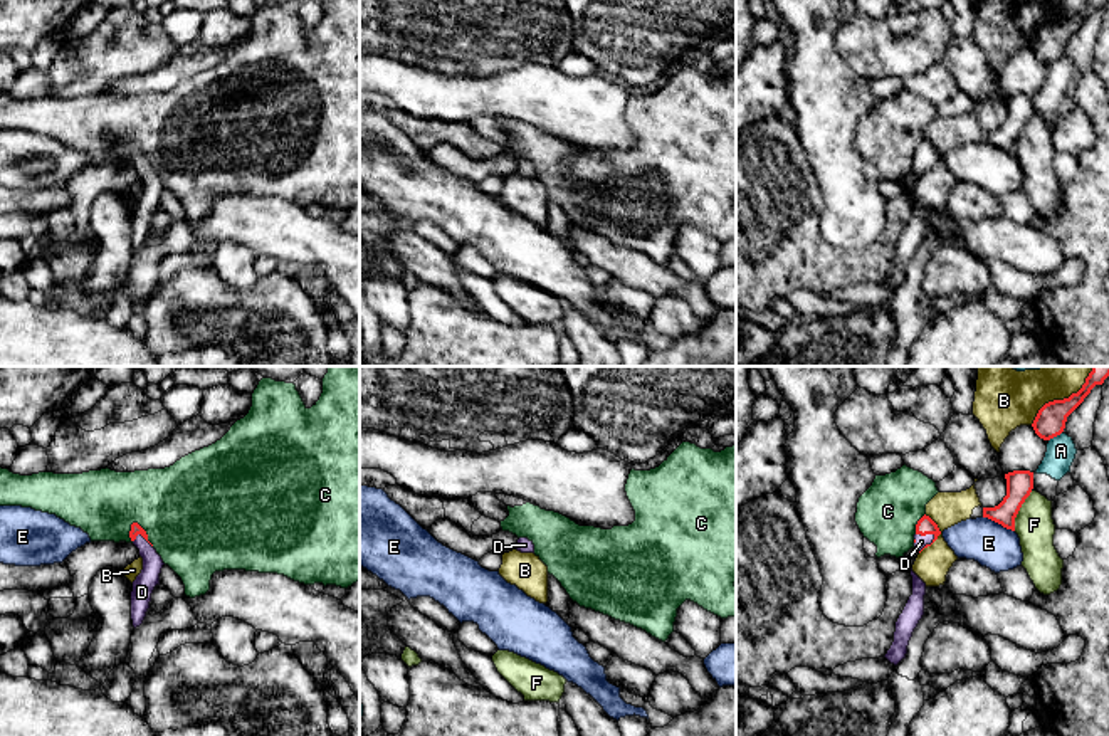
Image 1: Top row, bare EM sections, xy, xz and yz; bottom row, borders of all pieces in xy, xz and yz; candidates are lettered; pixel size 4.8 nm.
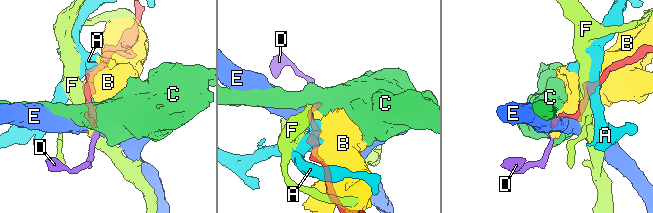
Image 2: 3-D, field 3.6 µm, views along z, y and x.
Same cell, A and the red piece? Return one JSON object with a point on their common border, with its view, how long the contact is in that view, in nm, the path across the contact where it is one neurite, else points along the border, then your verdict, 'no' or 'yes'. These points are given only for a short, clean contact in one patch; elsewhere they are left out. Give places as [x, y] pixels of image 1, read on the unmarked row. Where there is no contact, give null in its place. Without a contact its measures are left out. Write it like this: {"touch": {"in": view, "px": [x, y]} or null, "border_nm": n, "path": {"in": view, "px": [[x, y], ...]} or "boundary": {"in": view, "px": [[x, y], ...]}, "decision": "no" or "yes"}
{"touch": {"in": "yz", "px": [1056, 59]}, "border_nm": 90, "boundary": {"in": "yz", "px": [[1062, 54], [1049, 64]]}, "decision": "no"}

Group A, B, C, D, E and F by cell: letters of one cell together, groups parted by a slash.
A / B / C / D / E / F

